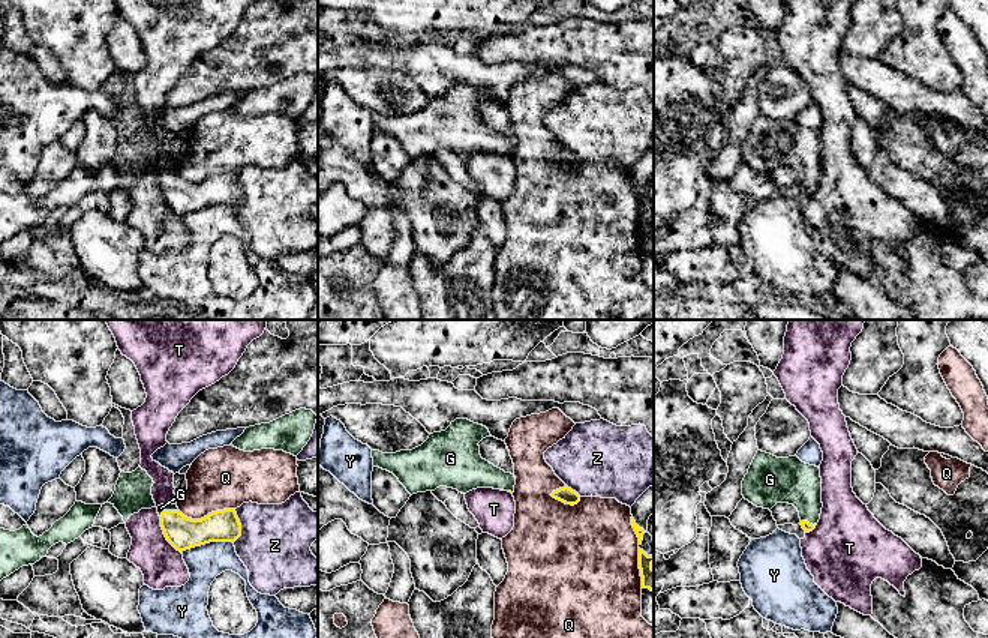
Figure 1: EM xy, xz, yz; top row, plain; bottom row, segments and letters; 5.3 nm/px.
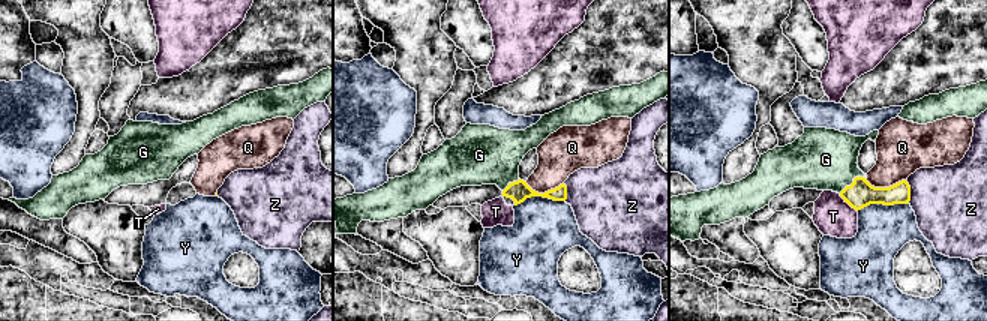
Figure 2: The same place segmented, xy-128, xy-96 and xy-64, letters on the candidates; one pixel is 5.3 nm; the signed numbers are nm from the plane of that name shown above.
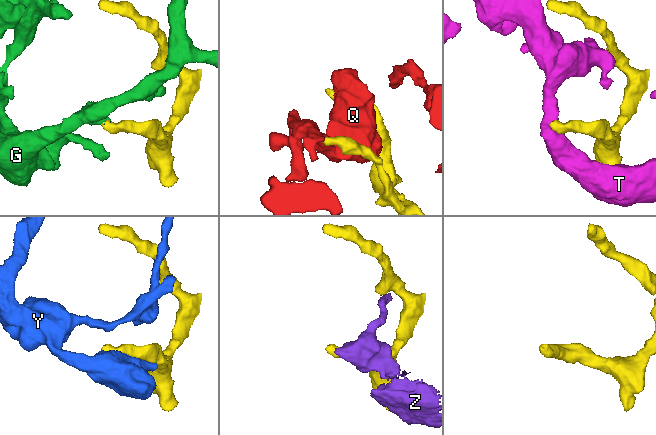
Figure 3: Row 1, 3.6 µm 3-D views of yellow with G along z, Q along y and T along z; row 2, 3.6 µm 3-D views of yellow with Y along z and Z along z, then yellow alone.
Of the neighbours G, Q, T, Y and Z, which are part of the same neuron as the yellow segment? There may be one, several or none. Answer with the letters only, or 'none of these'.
G

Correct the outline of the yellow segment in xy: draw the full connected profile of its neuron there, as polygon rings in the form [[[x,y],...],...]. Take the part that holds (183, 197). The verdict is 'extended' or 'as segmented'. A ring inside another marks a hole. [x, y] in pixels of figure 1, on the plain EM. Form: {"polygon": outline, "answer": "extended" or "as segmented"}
{"polygon": [[[160,168],[157,177],[166,204],[180,216],[210,206],[234,207],[241,200],[235,173],[216,174],[201,183],[192,183],[184,180],[177,168]]], "answer": "extended"}

